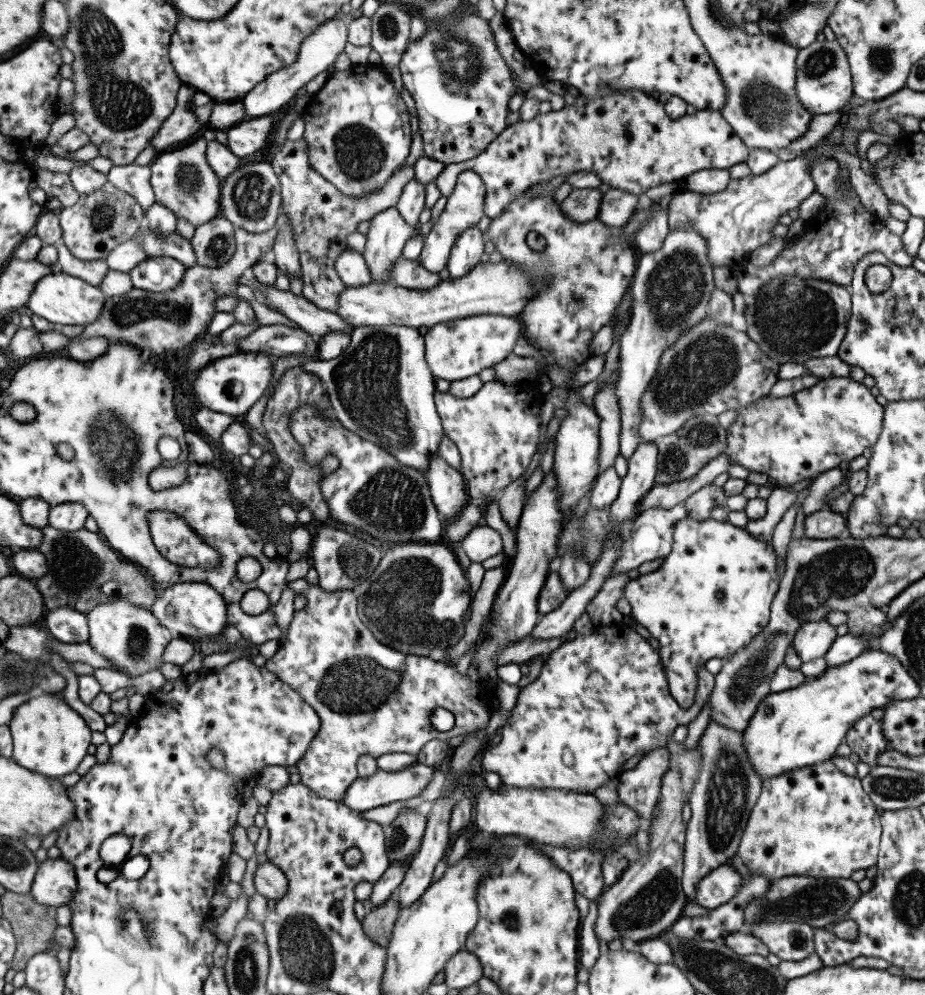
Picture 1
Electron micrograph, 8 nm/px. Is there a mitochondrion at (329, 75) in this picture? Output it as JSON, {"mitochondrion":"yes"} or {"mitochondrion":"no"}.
{"mitochondrion":"no"}

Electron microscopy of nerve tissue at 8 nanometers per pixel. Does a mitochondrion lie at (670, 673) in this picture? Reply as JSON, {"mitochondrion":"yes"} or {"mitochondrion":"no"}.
{"mitochondrion":"no"}

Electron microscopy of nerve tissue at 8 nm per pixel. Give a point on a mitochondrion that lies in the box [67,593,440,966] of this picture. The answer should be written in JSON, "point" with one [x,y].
{"point":[357,684]}

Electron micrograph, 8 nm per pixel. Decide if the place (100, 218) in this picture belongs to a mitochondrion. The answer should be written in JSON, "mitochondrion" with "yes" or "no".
{"mitochondrion":"yes"}

